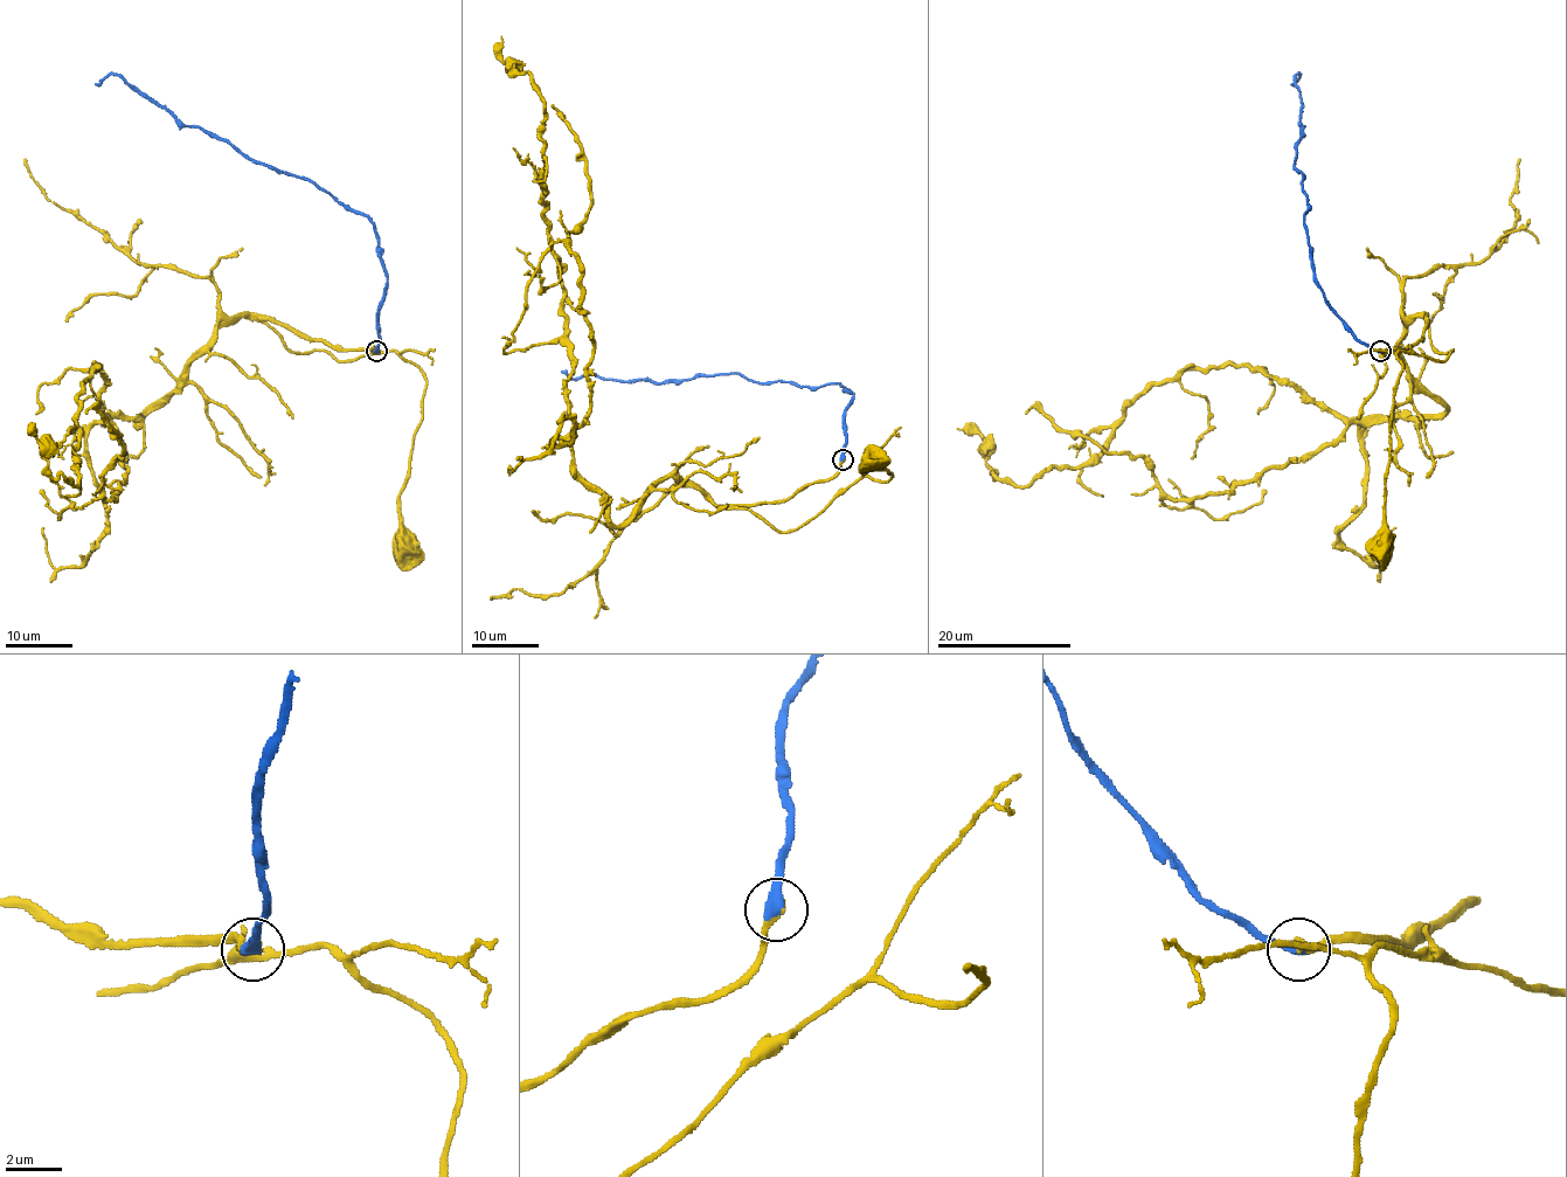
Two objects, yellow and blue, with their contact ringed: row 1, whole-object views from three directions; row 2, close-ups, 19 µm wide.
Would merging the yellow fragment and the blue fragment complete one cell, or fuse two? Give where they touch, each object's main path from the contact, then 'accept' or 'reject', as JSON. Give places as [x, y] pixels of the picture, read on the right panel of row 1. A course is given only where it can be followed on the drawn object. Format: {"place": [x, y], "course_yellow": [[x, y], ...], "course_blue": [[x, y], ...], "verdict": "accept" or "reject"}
{"place": [1380, 351], "course_yellow": [[1380, 351], [1408, 350], [1429, 323], [1430, 344], [1453, 351], [1444, 361], [1400, 351], [1396, 358], [1381, 547]], "course_blue": [[1380, 351], [1330, 305], [1311, 265], [1308, 196], [1295, 166], [1303, 127], [1298, 74], [1291, 84]], "verdict": "accept"}

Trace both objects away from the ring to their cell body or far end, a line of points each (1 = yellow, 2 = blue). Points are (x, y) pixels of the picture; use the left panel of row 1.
1: (376, 351), (267, 323), (295, 352), (394, 351), (422, 373), (403, 547)
2: (376, 351), (387, 284), (367, 216), (184, 126), (115, 74), (95, 84)

